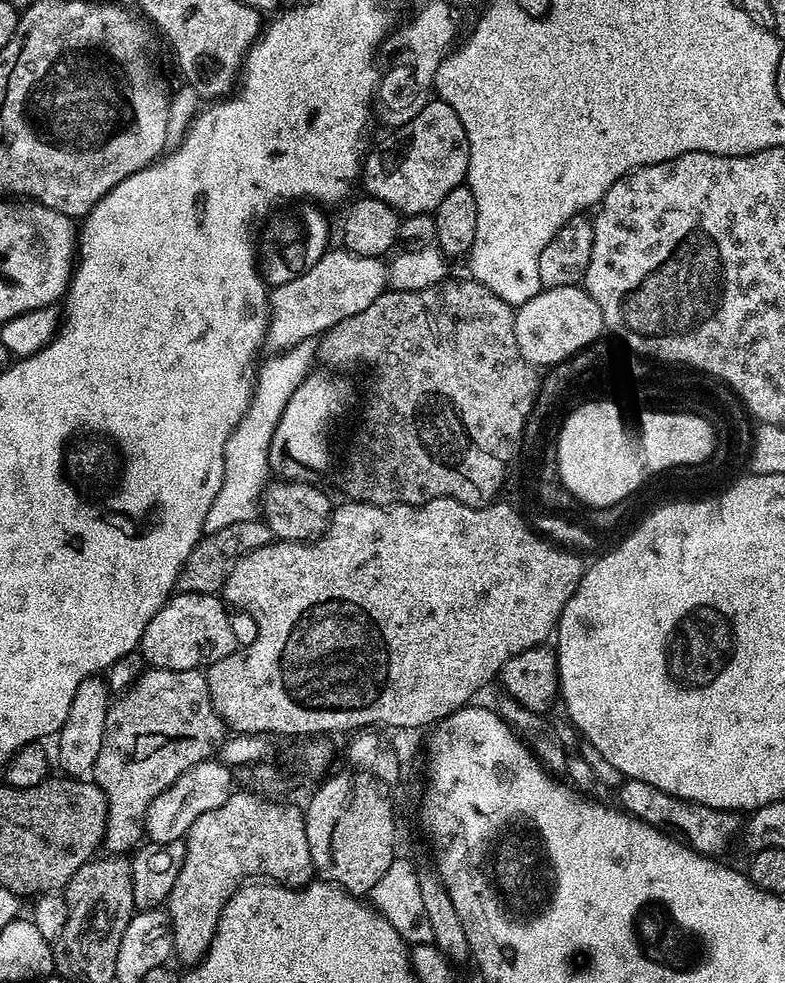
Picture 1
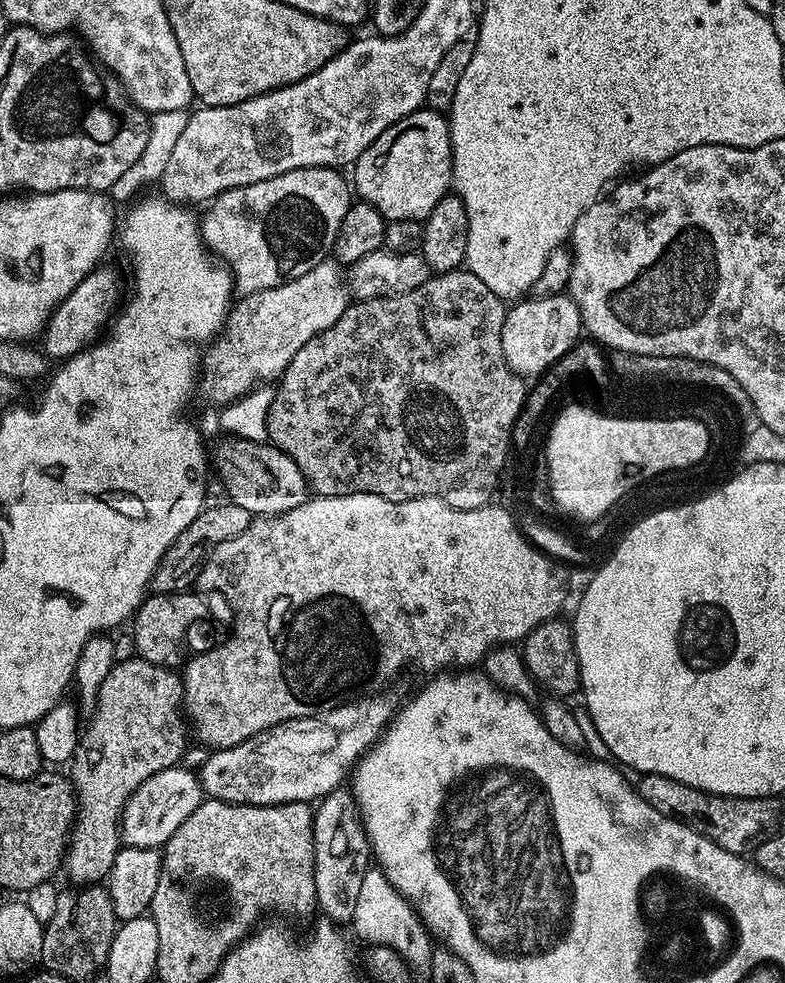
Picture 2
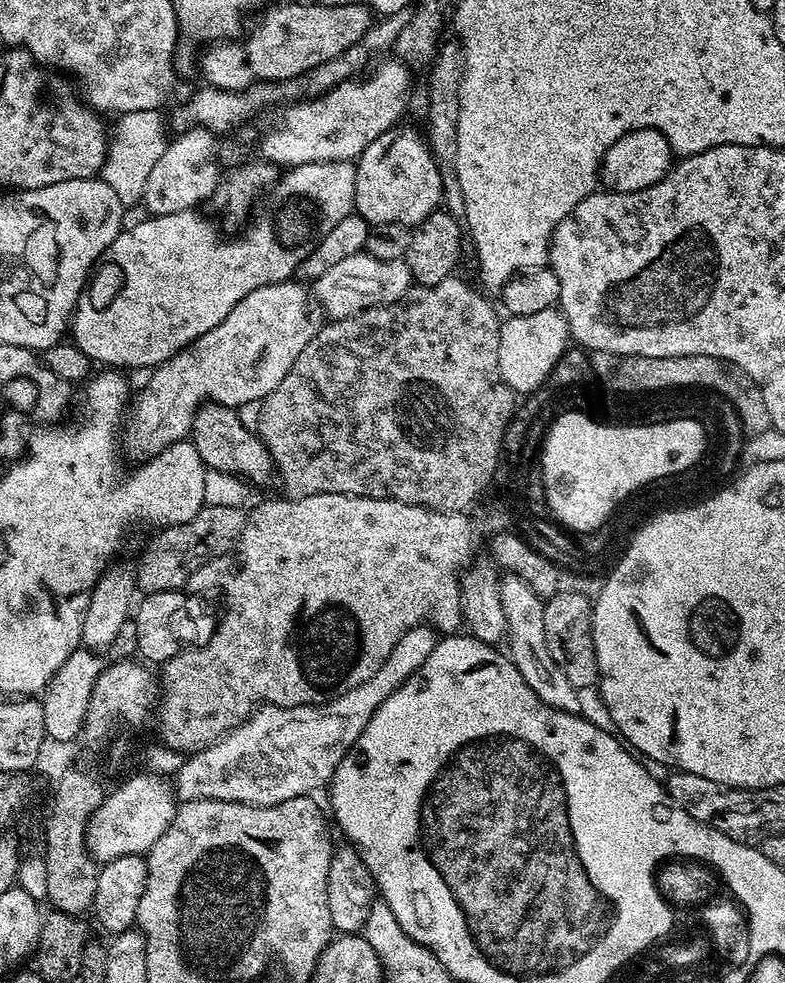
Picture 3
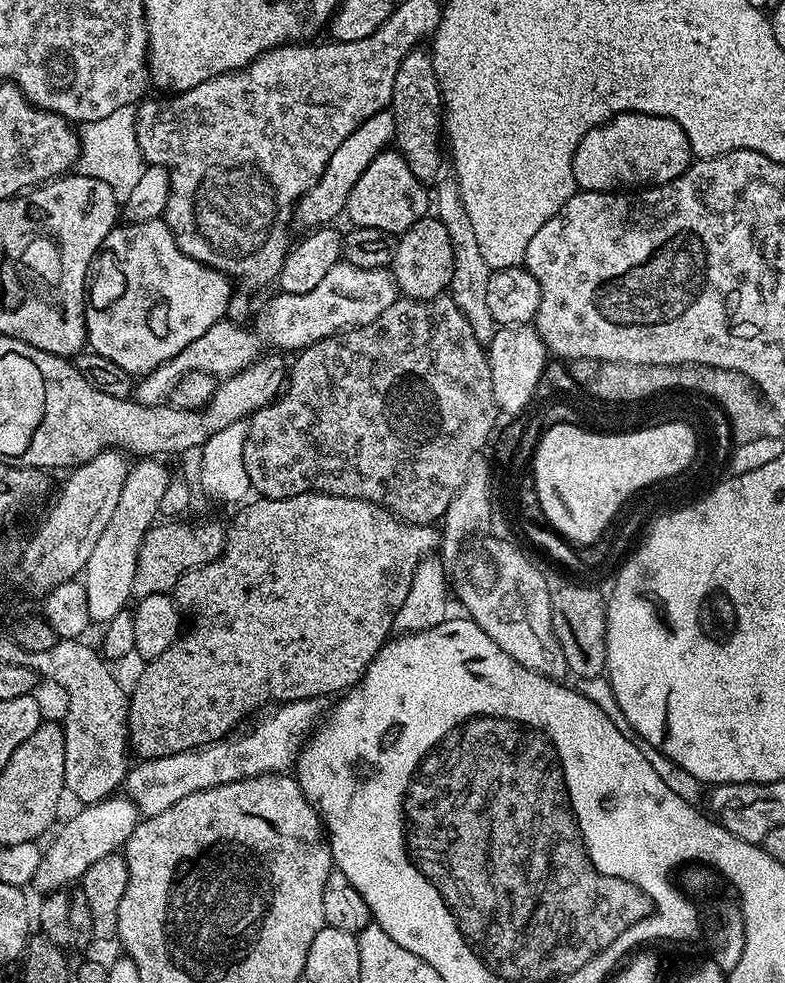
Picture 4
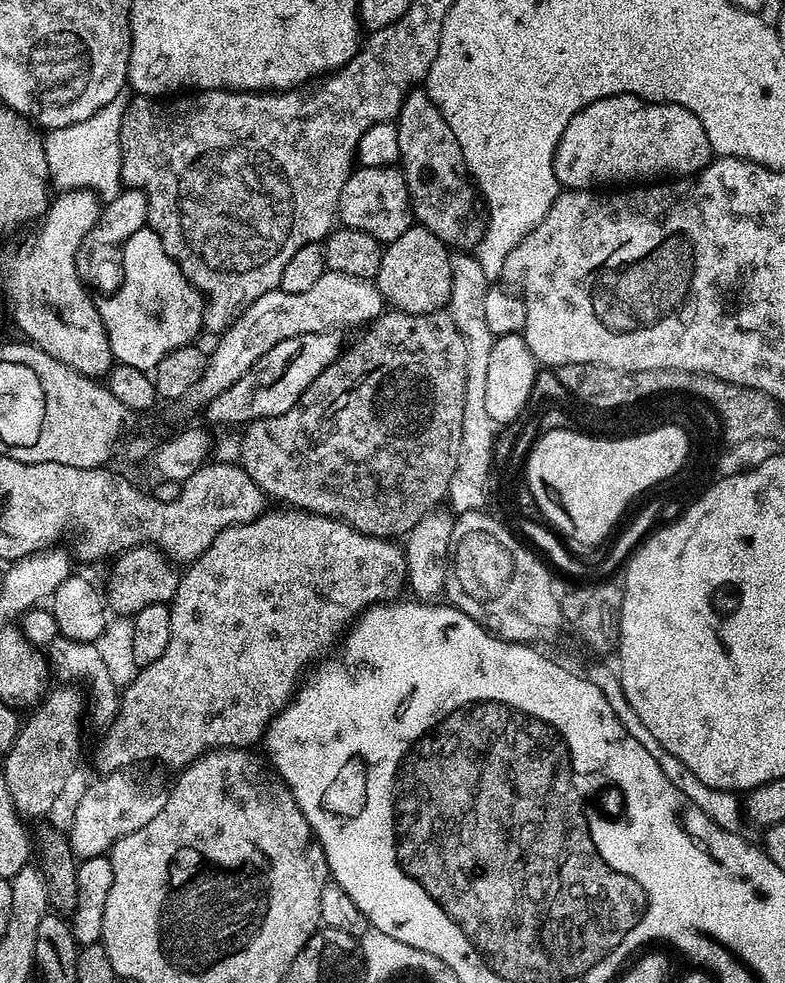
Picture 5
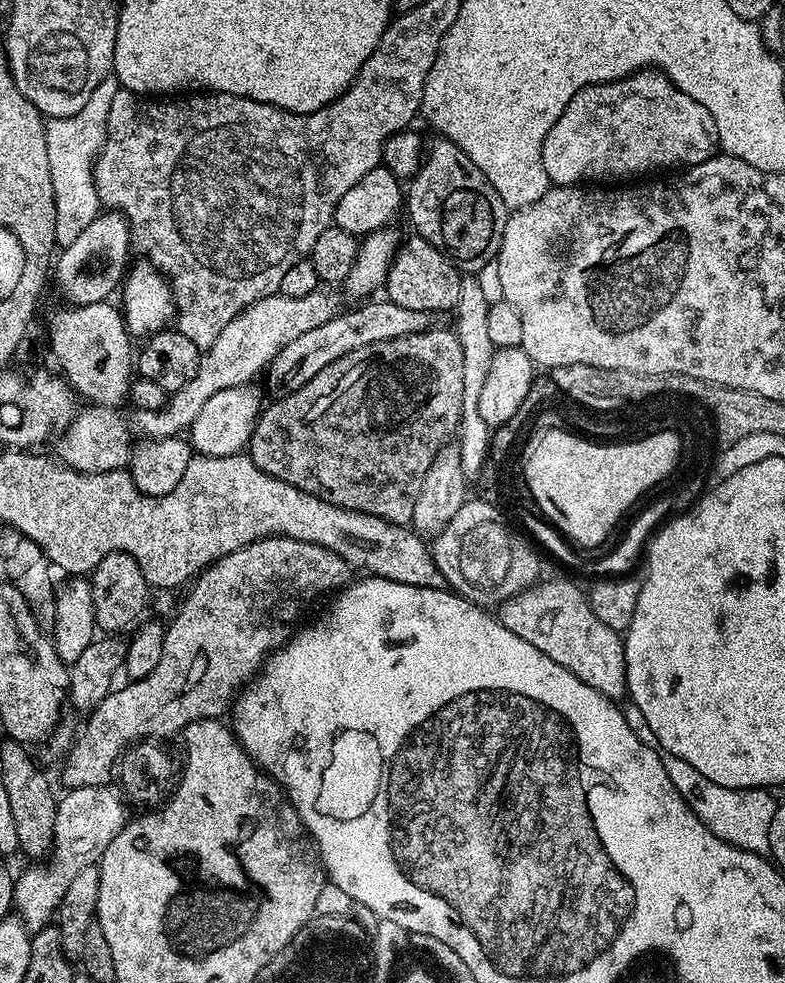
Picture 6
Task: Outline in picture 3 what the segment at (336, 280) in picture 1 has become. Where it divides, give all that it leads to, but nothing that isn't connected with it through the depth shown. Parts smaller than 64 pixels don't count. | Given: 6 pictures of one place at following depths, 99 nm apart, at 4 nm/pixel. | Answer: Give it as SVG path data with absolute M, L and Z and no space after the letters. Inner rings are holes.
M296 283L258 286L214 330L187 344L165 364L151 369L152 377L137 396L135 393L126 416L123 455L125 452L132 462L143 462L185 439L192 431L194 414L201 404L211 402L240 410L243 404L255 405L269 396L278 382L290 374L294 358L306 350L306 342L314 338L318 327L317 321L312 321L309 289L307 292L303 283Z

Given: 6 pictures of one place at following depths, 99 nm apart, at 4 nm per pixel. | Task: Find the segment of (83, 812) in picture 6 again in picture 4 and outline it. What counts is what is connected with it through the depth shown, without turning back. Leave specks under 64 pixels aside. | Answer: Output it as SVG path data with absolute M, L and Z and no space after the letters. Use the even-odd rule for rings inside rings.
M323 699L290 700L273 707L269 716L262 717L237 740L225 738L190 752L170 754L157 760L140 760L129 767L123 780L123 791L145 817L150 817L162 814L162 810L170 810L174 802L182 802L186 794L194 794L198 790L251 776L265 776L268 772L287 773L300 755L302 741L321 723L325 715L324 704Z

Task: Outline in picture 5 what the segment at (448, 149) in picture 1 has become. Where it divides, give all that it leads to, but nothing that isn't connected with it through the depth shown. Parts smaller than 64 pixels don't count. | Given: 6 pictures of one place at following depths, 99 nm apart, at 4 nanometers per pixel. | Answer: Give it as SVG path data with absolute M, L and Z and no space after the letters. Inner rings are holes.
M389 166L387 168L357 167L352 175L348 177L346 186L342 186L338 220L343 227L353 228L354 230L366 230L366 234L370 234L382 242L387 242L398 238L402 234L406 234L406 230L413 227L414 217L403 171L396 166Z

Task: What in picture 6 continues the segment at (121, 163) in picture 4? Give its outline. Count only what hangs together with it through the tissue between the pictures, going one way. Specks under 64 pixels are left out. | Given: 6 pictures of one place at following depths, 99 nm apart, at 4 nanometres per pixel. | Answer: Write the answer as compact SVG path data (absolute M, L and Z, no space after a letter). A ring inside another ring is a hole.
M109 74L90 94L86 106L78 110L78 114L66 118L51 118L45 123L46 154L50 158L50 182L54 186L54 202L56 203L56 242L61 249L70 246L90 222L99 216L102 205L96 189L96 160L104 148L104 140L108 137L108 119L110 106L114 102L114 94L120 92L120 81Z

